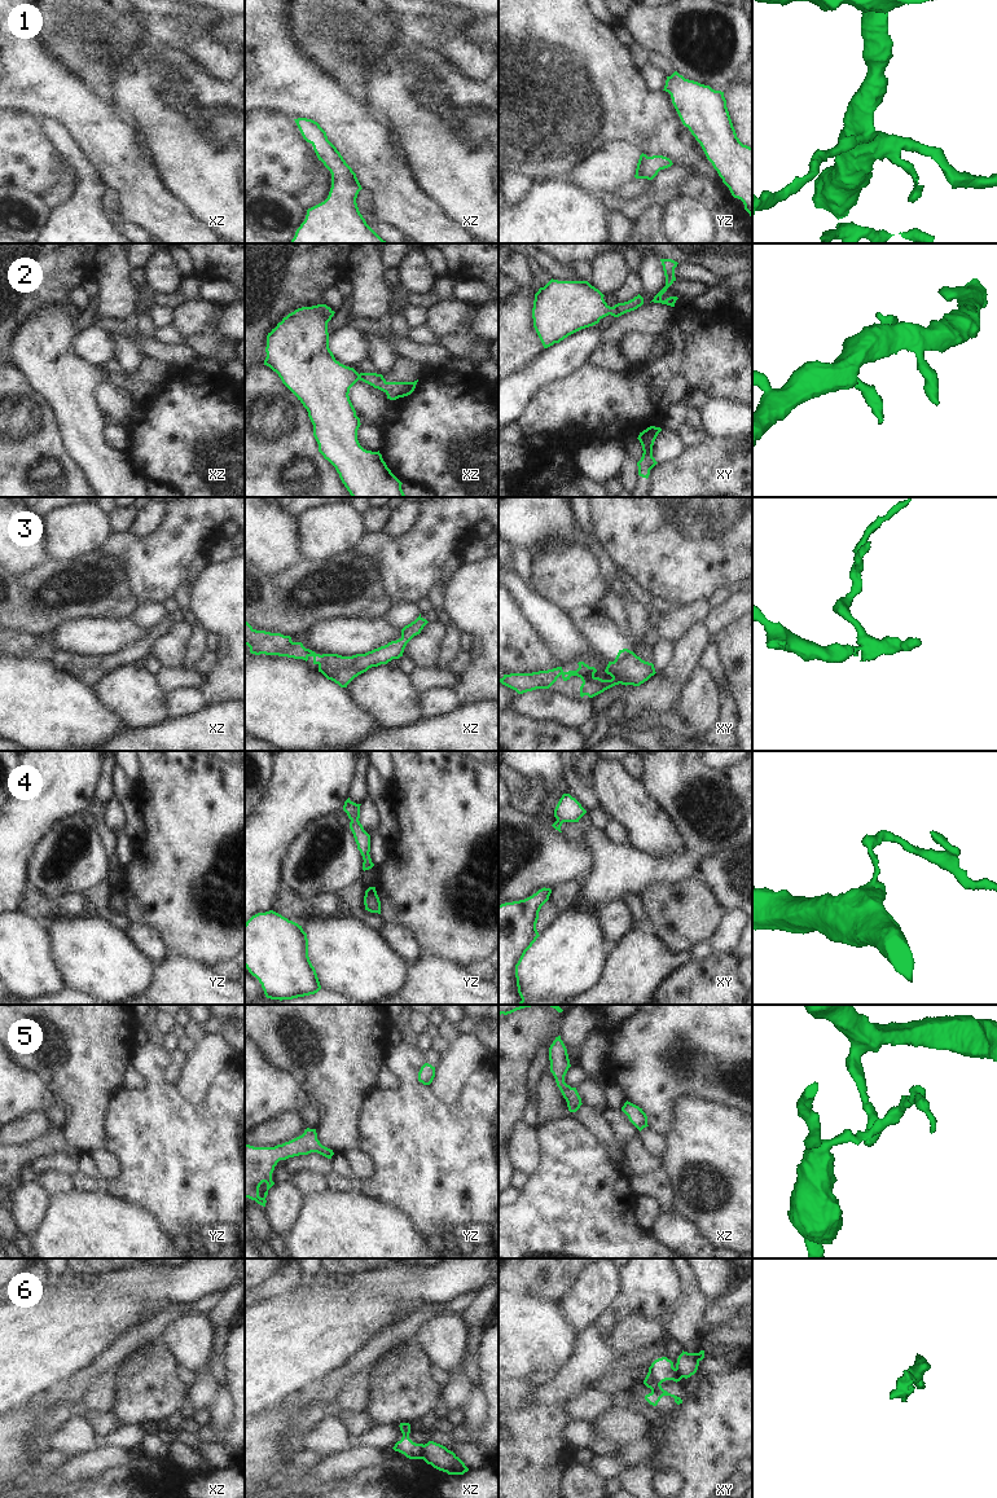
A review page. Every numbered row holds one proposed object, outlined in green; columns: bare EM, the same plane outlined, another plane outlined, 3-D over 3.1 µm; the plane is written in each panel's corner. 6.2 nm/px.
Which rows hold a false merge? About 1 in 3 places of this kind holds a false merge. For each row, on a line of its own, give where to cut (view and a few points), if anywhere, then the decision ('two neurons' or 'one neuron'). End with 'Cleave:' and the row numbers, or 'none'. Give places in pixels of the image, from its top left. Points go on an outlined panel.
1: no cut; one neuron
2: no cut; one neuron
3: no cut; one neuron
4: no cut; one neuron
5: no cut; one neuron
6: cut in xz along (425, 1445), (422, 1458); two neurons
Cleave: 6

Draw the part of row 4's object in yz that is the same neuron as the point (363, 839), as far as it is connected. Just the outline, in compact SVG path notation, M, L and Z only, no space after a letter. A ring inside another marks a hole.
M350 798L344 801L343 810L347 813L350 822L350 829L353 834L355 842L357 844L357 849L363 856L363 870L369 870L374 866L370 858L370 835L364 830L360 823L360 805L350 800Z

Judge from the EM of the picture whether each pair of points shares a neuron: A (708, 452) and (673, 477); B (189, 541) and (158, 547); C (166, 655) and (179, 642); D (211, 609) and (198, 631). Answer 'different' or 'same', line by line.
A: same
B: same
C: same
D: different

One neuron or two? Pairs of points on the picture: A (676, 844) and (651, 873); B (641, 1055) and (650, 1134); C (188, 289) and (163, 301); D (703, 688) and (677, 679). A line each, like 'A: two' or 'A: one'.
A: two
B: two
C: one
D: two

